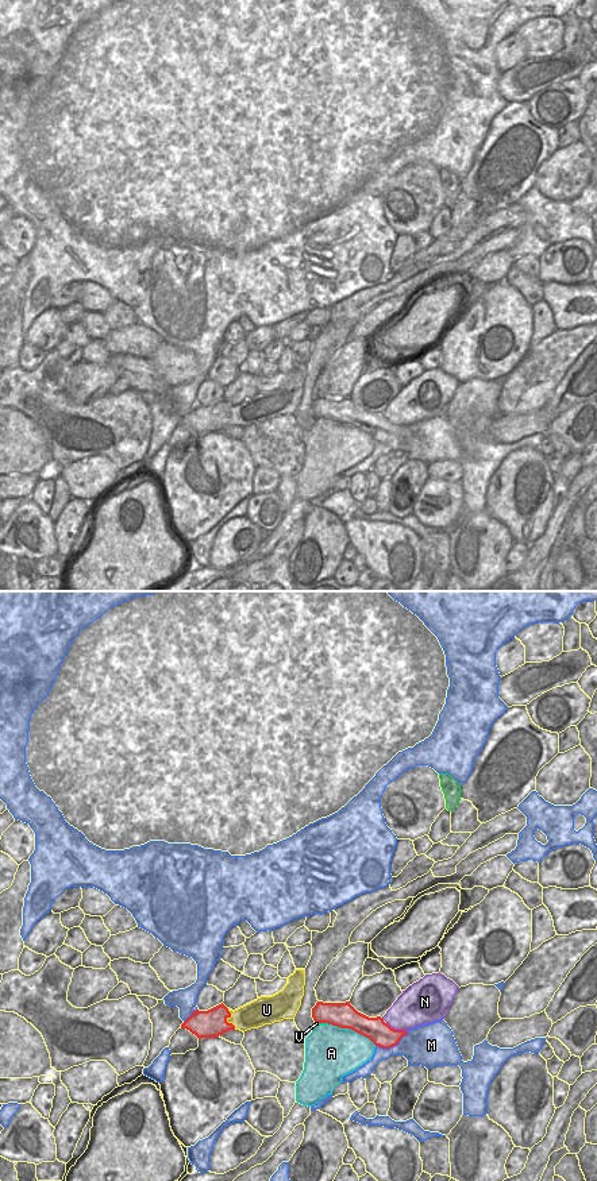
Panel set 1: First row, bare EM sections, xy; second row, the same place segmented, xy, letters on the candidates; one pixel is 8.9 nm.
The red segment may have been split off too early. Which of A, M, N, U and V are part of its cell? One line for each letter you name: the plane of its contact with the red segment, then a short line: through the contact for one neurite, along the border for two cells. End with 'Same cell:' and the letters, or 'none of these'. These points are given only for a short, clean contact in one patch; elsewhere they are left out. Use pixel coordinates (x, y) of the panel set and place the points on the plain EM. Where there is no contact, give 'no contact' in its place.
Same cell: none of these

